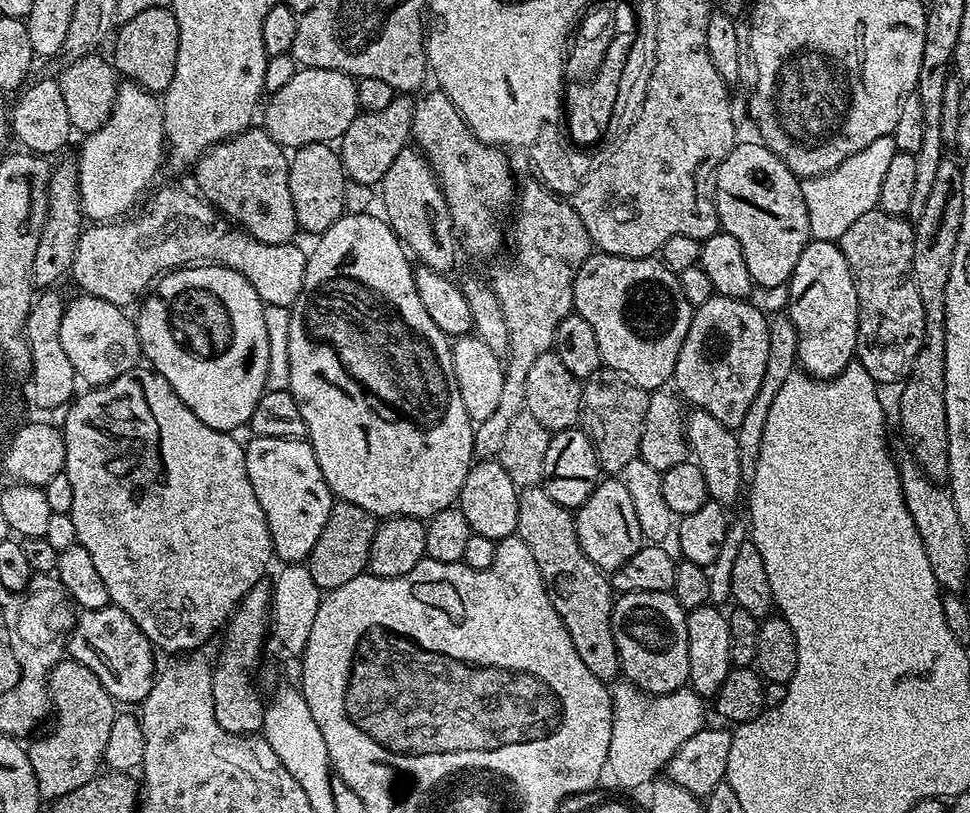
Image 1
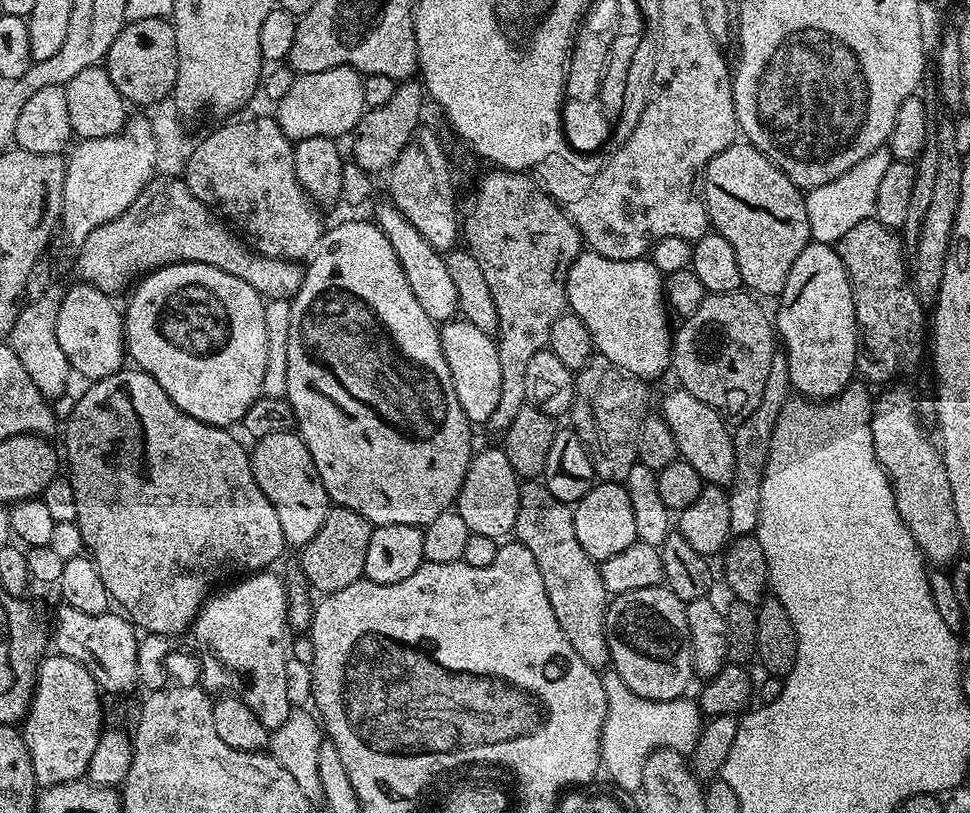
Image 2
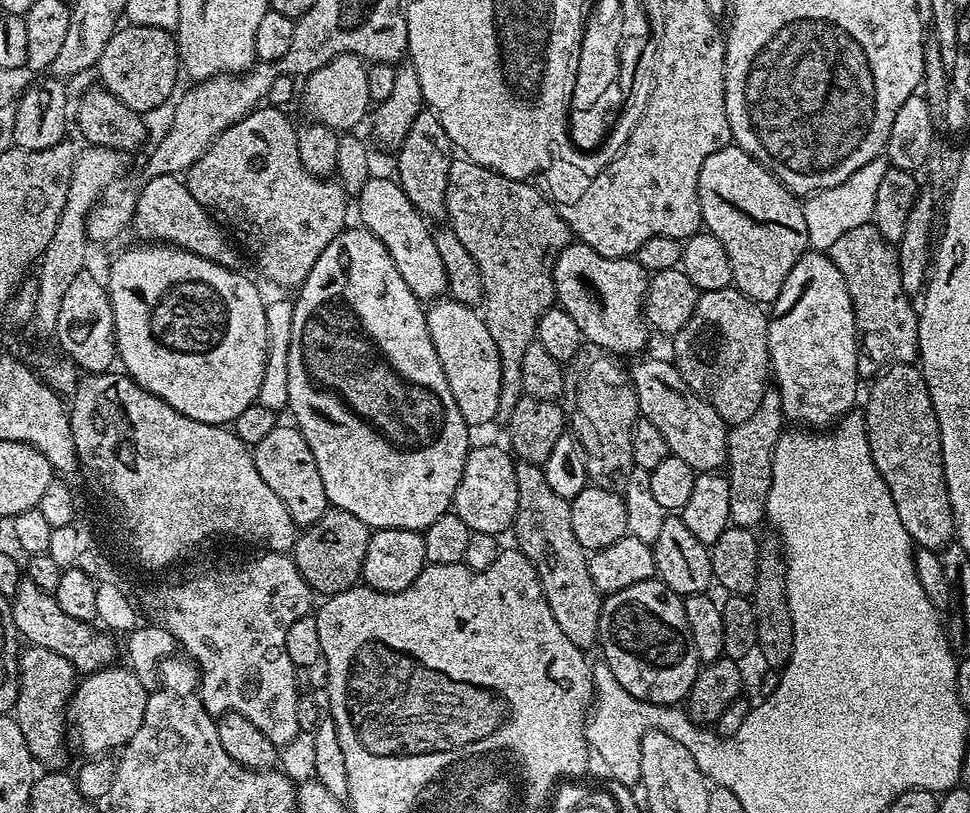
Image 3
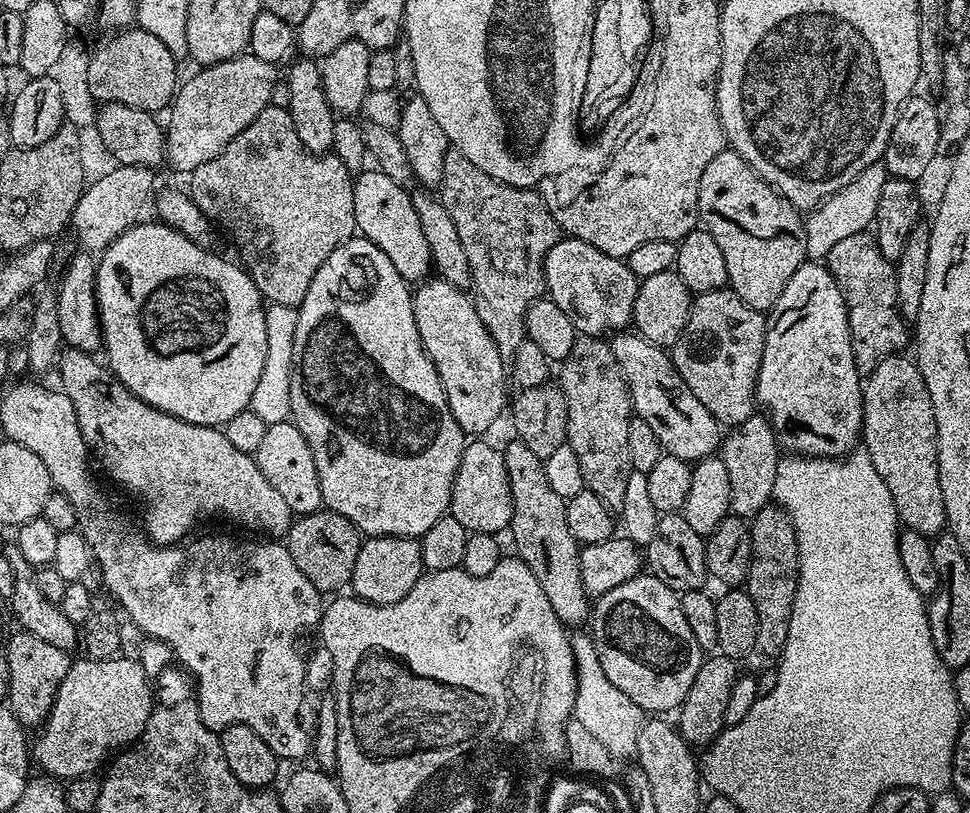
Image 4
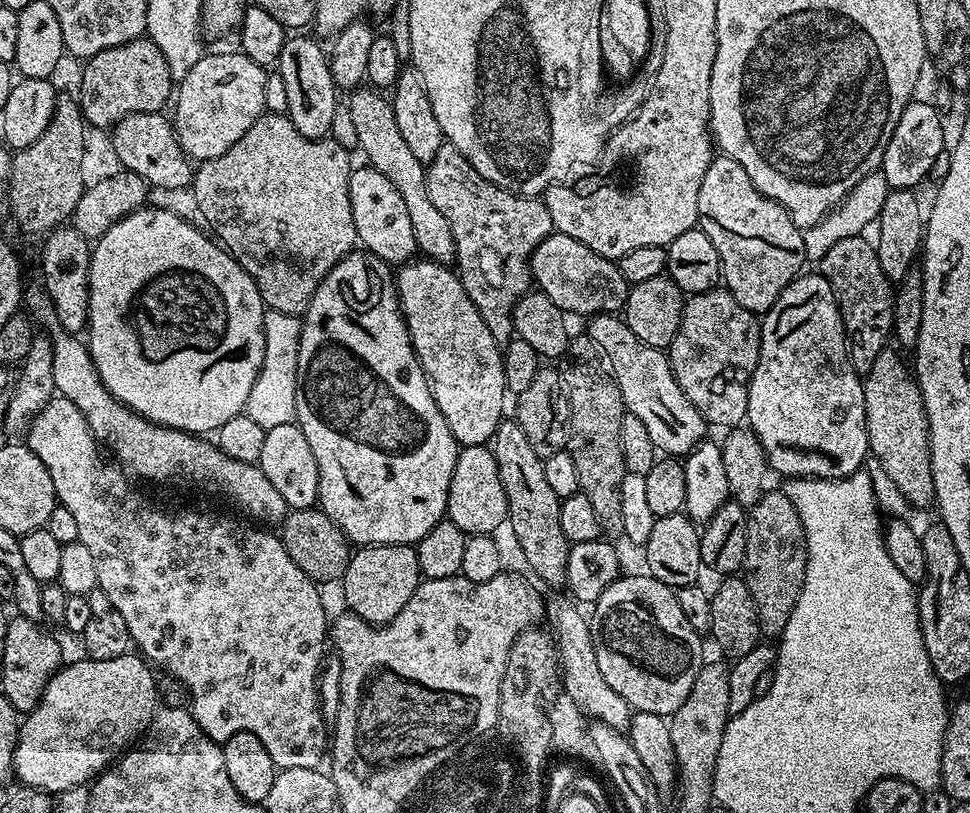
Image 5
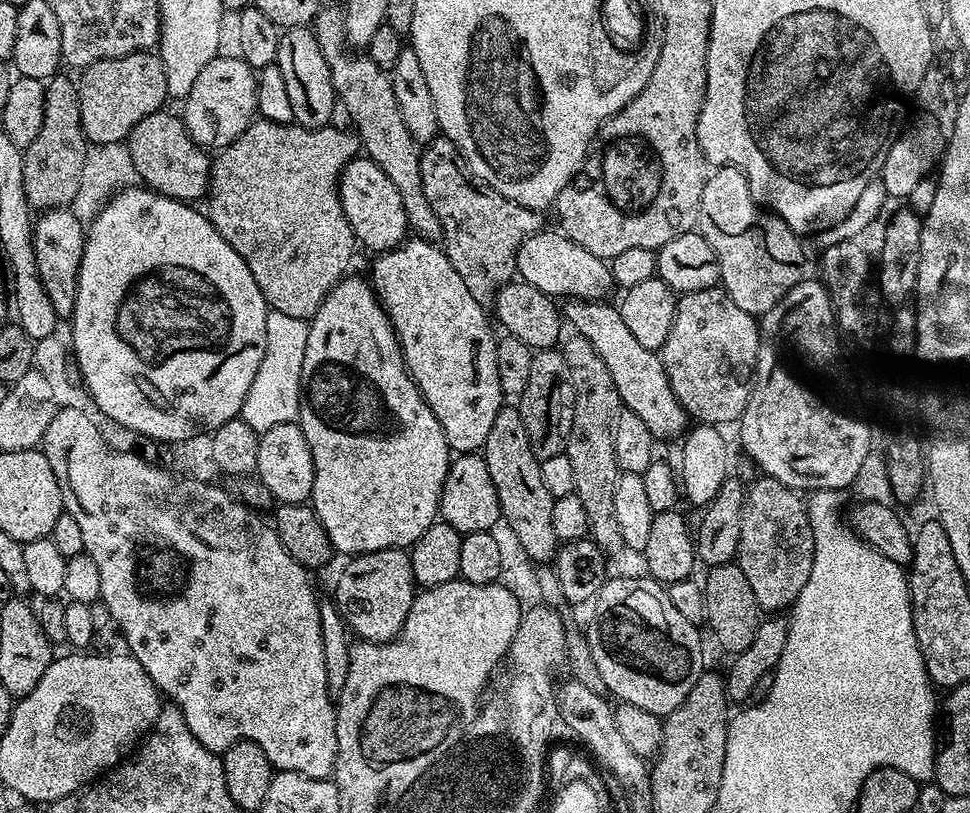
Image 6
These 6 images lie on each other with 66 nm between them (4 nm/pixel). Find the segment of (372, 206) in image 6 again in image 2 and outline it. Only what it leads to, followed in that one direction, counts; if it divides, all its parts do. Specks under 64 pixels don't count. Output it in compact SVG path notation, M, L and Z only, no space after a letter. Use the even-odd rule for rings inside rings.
M384 202L377 210L374 222L380 227L382 234L386 234L390 246L394 246L394 254L398 254L402 274L406 274L406 282L410 282L410 290L414 293L414 298L418 298L418 306L422 306L428 317L437 322L453 319L460 311L458 289L450 279L450 270L446 270L441 251L436 250L391 202Z

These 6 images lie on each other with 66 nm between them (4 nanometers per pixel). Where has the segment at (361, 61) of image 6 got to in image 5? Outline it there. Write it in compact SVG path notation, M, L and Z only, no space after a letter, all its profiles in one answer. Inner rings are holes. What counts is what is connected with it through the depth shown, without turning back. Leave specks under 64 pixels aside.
M364 86L353 91L346 107L350 110L350 119L354 121L358 133L359 151L364 151L367 163L378 174L383 174L389 182L394 182L398 194L402 194L402 202L406 202L406 210L410 213L410 222L414 225L414 238L421 257L434 261L435 264L456 263L456 247L454 234L450 231L450 222L438 211L438 206L430 202L430 190L426 190L426 164L414 157L409 146L402 138L402 130L398 130L398 122L394 122L394 110L387 99L384 100L379 91Z

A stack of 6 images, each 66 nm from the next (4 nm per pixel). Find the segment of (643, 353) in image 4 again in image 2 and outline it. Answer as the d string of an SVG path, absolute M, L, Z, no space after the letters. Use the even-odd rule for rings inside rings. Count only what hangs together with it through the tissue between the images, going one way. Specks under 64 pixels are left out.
M682 387L673 388L673 392L668 392L661 398L658 414L664 419L666 426L670 426L670 434L674 434L679 459L685 460L700 475L705 485L731 485L735 476L733 429L720 413L706 406L706 402L698 402L694 394Z

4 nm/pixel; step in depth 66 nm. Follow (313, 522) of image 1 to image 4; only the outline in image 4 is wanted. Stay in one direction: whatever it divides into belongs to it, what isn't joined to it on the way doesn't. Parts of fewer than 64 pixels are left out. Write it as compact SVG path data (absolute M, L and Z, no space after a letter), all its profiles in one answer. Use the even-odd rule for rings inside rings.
M270 424L262 438L262 446L258 446L254 455L262 474L266 474L266 482L270 482L270 486L274 486L278 494L282 494L286 506L290 506L292 513L305 516L321 511L324 499L322 486L318 482L318 470L314 466L314 454L310 454L310 446L306 438L302 438L295 424Z

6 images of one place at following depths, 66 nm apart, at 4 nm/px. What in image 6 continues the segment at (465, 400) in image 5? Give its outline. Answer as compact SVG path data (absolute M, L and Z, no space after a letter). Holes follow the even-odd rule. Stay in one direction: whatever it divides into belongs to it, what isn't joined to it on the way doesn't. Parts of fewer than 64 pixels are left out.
M419 238L405 239L404 243L389 252L379 253L372 264L370 283L380 298L390 319L392 328L400 343L404 364L418 386L422 398L434 410L434 418L446 434L449 449L456 454L476 454L481 451L494 427L494 418L502 407L502 393L498 382L498 362L496 361L497 337L492 336L488 325L485 305L478 303L474 294L466 290L462 274L454 270L450 258L443 247Z

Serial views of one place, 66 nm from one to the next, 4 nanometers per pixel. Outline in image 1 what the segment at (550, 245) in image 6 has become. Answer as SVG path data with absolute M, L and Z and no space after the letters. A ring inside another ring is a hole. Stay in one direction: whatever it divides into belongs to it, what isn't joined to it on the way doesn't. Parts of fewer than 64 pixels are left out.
M597 251L588 257L588 261L582 266L582 270L578 270L578 278L574 278L574 302L572 306L575 315L586 318L586 322L590 322L591 328L594 329L594 338L598 338L598 350L603 367L613 368L614 371L624 375L634 386L649 390L663 389L667 385L664 383L669 383L672 380L674 366L678 362L678 350L682 350L682 342L686 342L686 330L690 330L694 305L688 301L686 294L682 294L679 275L671 272L664 265L663 260L650 256L646 258L622 258L621 256L611 256L605 252Z

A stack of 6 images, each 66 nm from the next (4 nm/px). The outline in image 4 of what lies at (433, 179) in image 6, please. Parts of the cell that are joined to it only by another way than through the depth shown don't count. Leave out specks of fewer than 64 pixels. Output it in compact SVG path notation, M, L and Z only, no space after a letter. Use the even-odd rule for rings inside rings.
M449 150L445 156L445 168L438 185L438 199L454 218L454 226L462 238L462 247L466 250L466 258L472 271L472 287L474 303L490 338L498 346L498 354L506 362L516 356L518 346L526 339L524 327L528 307L545 295L544 259L551 248L562 239L560 224L556 221L556 213L539 196L539 191L531 188L510 186L506 182L498 182L486 174L486 170L478 170L470 158L462 153Z

